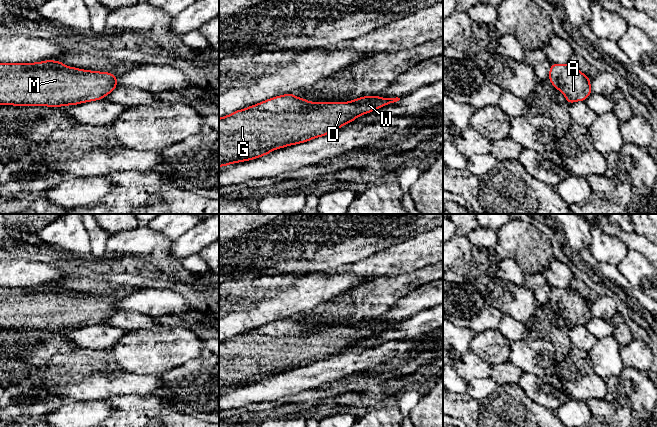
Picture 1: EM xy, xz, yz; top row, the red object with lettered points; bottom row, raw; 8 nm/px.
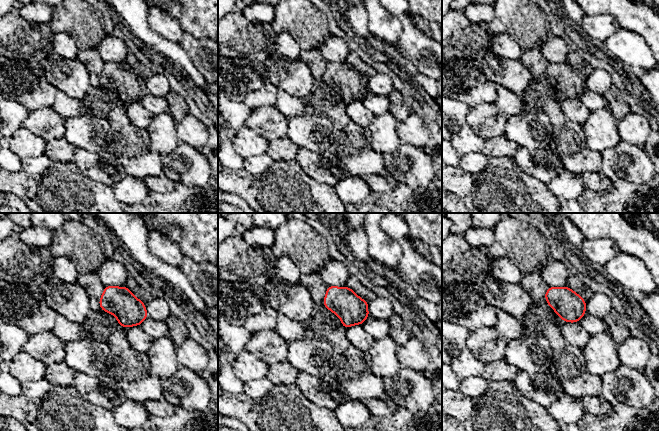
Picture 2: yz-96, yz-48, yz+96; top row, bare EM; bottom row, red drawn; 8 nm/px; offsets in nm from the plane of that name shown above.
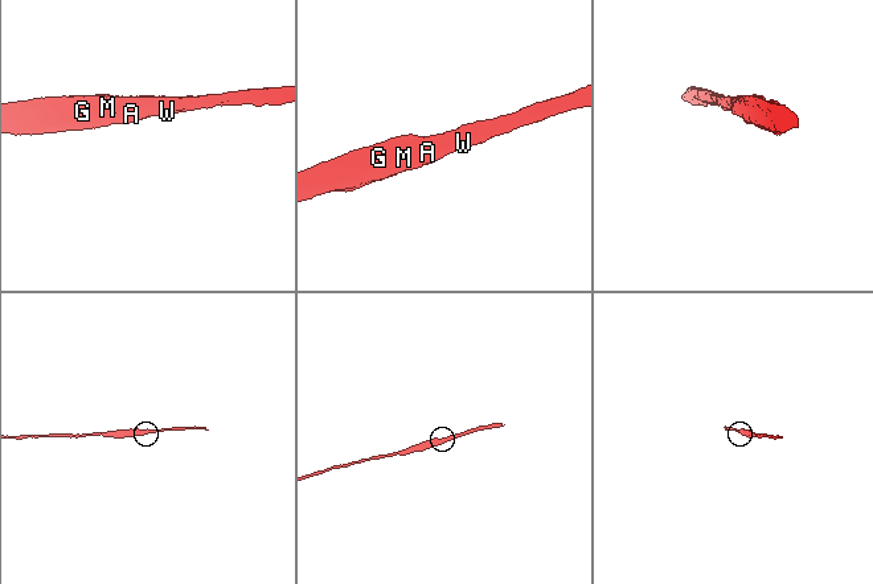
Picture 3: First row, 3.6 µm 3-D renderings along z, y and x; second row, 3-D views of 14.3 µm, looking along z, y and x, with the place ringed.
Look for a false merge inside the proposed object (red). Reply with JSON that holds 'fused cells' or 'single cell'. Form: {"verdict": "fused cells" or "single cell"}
{"verdict": "single cell"}

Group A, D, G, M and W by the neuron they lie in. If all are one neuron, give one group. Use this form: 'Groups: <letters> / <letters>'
Groups: A D G M W

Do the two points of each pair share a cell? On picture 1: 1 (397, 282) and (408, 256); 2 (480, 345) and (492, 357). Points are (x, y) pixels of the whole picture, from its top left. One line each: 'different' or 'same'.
1: different
2: same

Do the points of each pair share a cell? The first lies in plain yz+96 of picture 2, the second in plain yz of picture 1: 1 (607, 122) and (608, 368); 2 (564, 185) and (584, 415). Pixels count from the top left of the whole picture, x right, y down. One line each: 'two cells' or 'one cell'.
1: one cell
2: one cell

